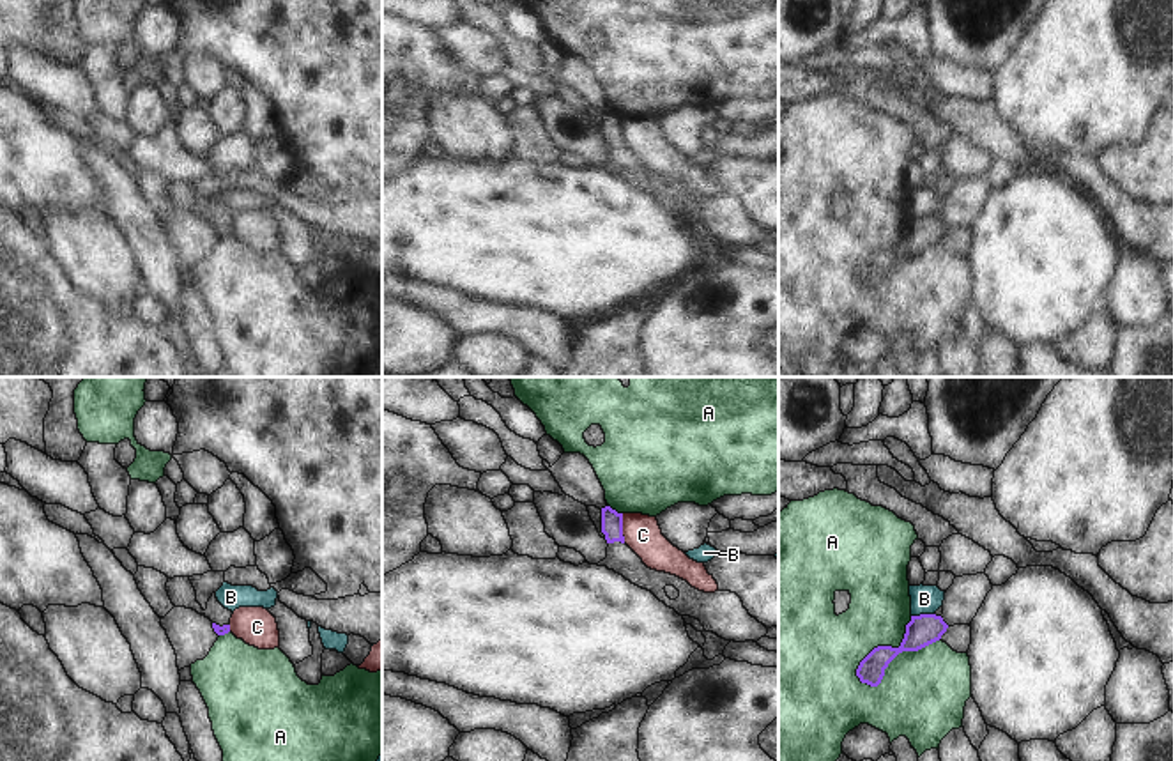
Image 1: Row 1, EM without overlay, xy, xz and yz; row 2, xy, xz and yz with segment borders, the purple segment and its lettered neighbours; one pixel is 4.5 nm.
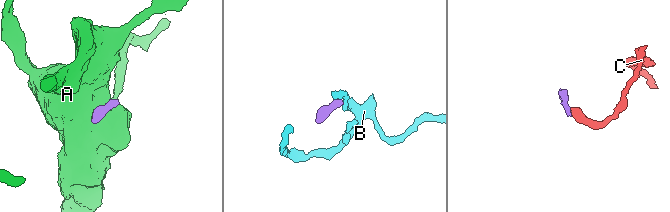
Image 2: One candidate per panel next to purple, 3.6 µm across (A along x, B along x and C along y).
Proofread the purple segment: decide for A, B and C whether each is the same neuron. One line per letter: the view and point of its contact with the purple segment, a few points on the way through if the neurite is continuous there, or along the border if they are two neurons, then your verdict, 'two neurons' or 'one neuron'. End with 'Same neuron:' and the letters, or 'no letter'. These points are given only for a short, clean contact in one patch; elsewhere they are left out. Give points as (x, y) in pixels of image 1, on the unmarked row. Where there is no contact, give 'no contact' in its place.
A: meets purple in yz at (892, 262); two neurons
B: meets purple in yz at (922, 218); runs through yz (926, 232), (922, 218), (924, 202); one neuron
C: meets purple in xz at (621, 131); border along xz (621, 117), (625, 146); two neurons
Same neuron: B

